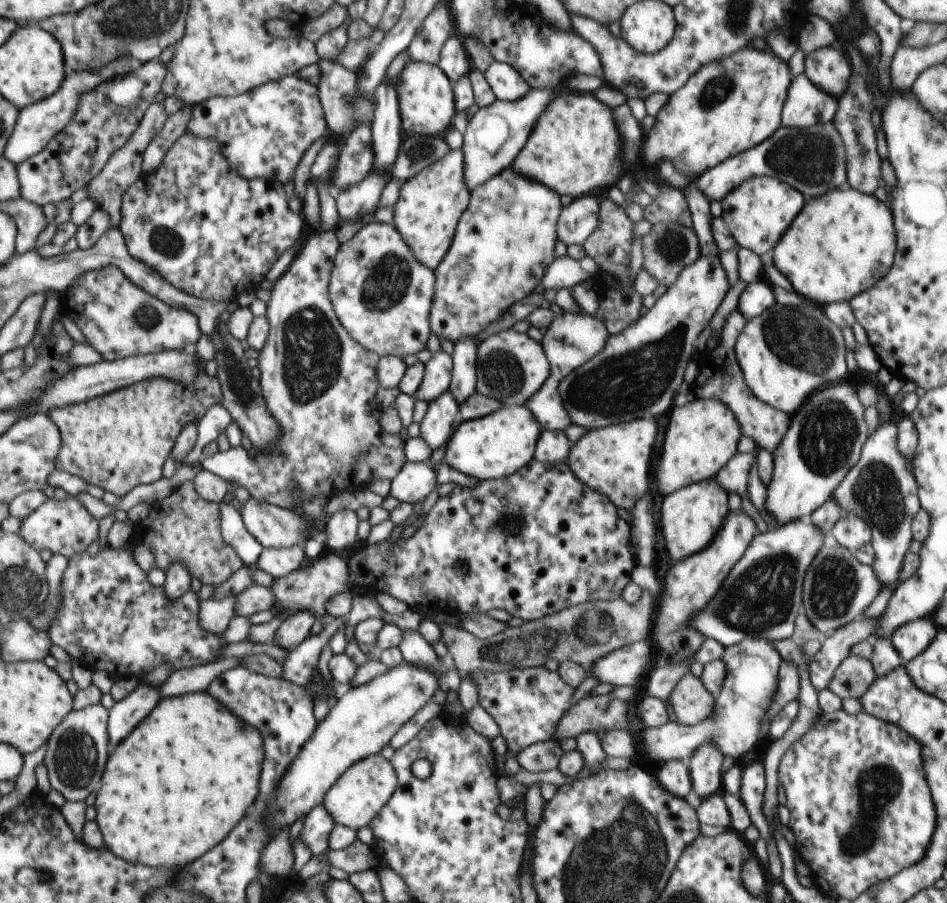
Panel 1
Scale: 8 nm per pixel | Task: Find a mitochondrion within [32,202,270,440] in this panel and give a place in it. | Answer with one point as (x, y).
(240, 388)

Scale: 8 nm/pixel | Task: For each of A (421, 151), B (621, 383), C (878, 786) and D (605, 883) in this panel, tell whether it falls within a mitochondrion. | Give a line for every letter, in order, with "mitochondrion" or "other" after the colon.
A: mitochondrion
B: mitochondrion
C: mitochondrion
D: mitochondrion

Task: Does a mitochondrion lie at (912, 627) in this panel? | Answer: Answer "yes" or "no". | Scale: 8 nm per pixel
no

